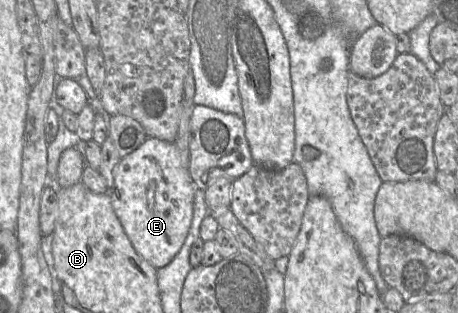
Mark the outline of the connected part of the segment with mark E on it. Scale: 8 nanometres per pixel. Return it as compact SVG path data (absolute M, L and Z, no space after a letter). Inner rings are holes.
M147 137L147 139L138 147L136 150L130 154L123 157L119 163L115 166L113 170L114 184L113 187L109 190L109 195L112 201L113 210L118 217L128 239L130 240L132 246L136 252L147 262L149 262L155 268L161 268L166 266L171 262L171 260L178 253L182 247L185 238L189 232L192 216L193 216L193 200L194 194L197 190L190 174L188 167L183 165L183 158L181 158L181 153L175 144L175 142L166 142L157 138Z

